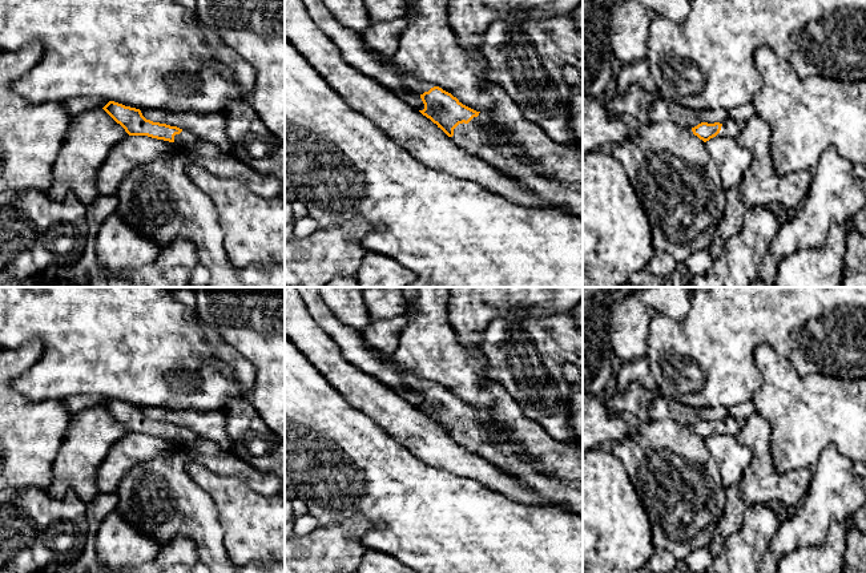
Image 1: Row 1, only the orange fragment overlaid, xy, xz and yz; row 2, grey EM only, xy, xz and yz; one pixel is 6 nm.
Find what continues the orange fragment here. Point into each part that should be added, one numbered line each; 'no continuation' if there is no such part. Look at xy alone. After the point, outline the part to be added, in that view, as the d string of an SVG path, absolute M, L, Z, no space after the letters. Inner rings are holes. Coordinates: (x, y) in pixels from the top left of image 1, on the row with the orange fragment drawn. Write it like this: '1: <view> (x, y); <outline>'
1: xy (185, 137); M182 129L180 134L174 136L174 142L181 142L184 145L194 145L198 140L198 137L186 129Z

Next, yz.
1: yz (730, 128); M728 118L722 126L721 126L721 130L720 133L717 134L718 137L732 137L732 138L736 138L741 129L744 128L744 122L738 122L738 121L734 121L732 118Z

